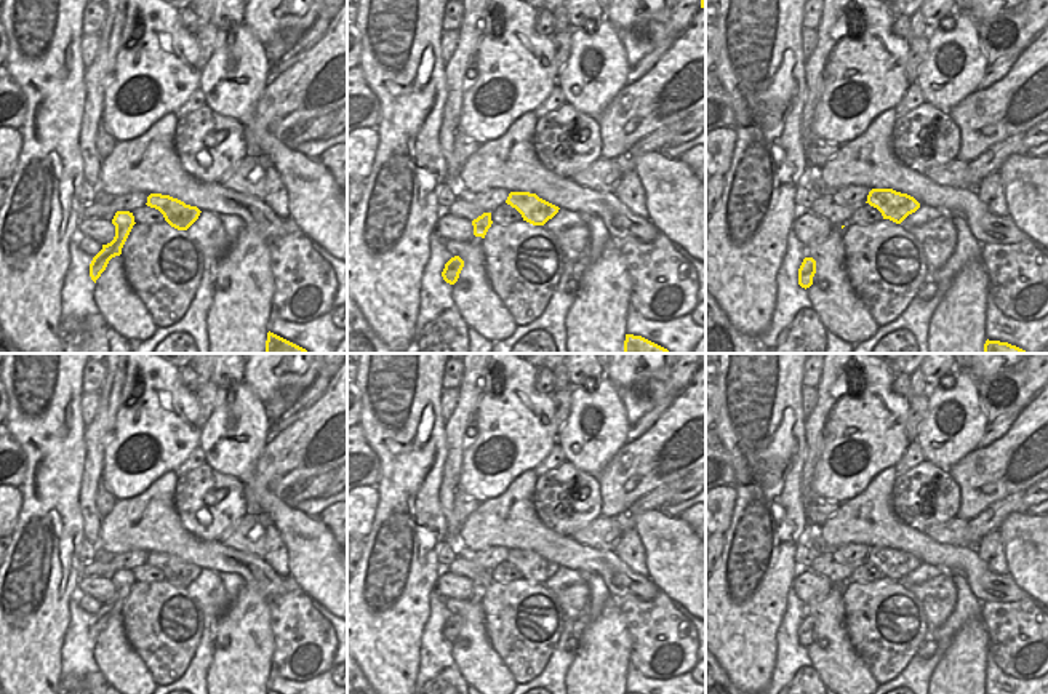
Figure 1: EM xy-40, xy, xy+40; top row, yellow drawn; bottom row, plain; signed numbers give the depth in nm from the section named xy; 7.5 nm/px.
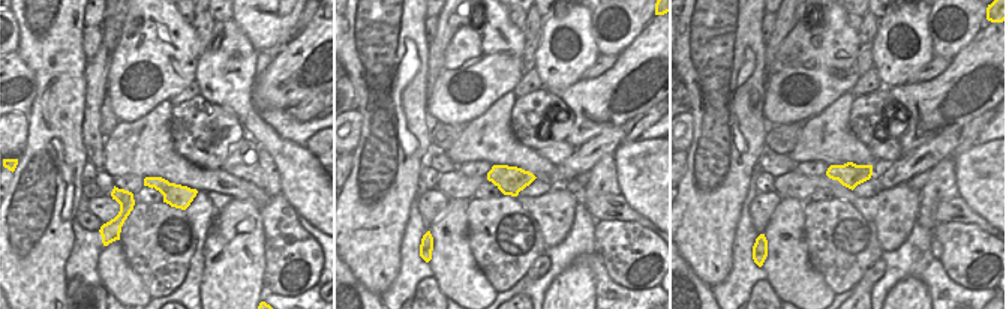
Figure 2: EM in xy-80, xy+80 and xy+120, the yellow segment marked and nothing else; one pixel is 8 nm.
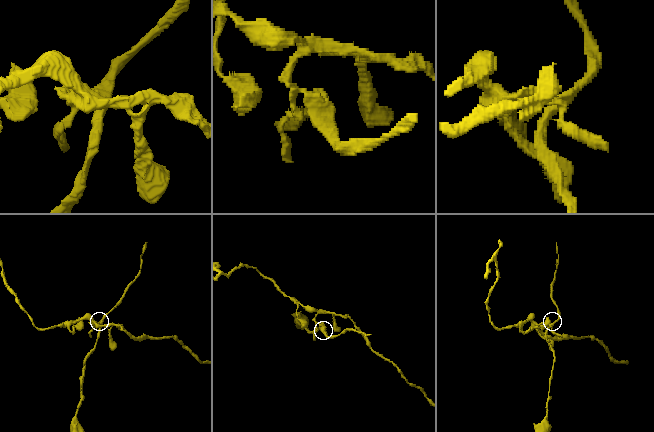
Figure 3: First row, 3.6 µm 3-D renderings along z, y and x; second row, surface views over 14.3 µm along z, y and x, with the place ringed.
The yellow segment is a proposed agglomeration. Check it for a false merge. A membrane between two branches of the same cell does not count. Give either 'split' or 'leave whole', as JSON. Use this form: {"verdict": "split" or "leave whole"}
{"verdict": "split"}

